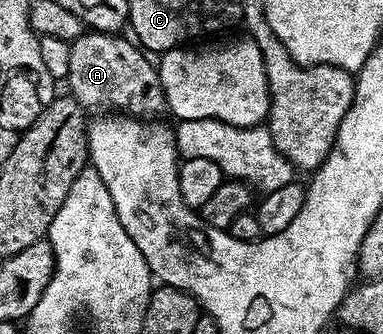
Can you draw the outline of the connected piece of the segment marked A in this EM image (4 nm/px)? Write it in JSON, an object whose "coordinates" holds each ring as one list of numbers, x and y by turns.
{"coordinates":[[84,32,69,48,69,72,66,85,71,85,70,93,76,102,100,102,103,106,112,106,112,111,122,112,124,115,140,120,155,120,159,113,167,110,165,92,161,88,159,71,154,61,150,62,148,55,130,37,123,38,119,34,101,34,98,32]]}

